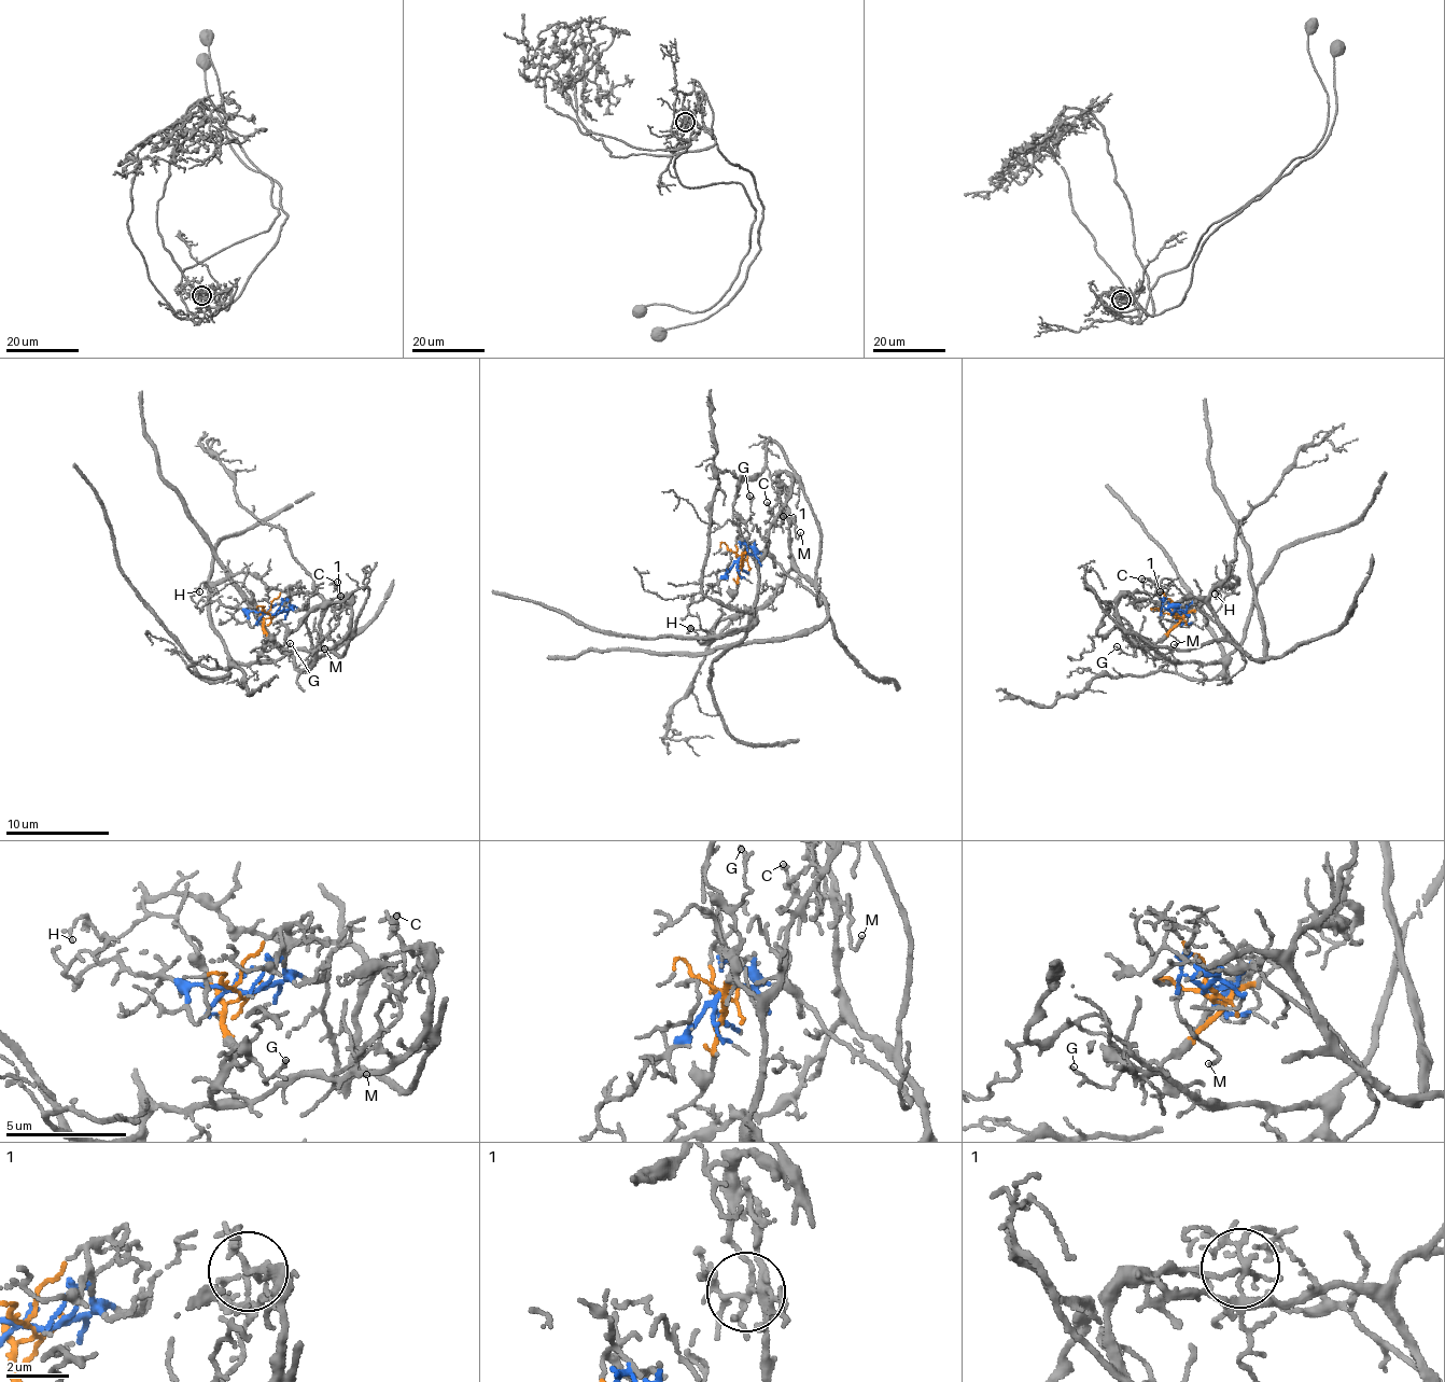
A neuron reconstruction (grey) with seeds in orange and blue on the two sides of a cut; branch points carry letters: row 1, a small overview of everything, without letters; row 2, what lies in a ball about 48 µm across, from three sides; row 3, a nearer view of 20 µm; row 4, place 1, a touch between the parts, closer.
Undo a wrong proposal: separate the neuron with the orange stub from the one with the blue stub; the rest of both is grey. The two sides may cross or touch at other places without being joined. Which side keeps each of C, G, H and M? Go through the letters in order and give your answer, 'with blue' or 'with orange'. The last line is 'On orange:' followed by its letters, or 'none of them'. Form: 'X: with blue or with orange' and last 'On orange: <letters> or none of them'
C: with blue
G: with orange
H: with orange
M: with blue
On orange: G, H

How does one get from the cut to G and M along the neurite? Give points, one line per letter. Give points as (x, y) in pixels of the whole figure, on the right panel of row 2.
G: (1173, 615), (1178, 623), (1149, 648), (1140, 645), (1126, 655), (1117, 646)
M: (1173, 615), (1183, 604), (1194, 604), (1219, 625), (1201, 600), (1182, 597), (1161, 617), (1178, 642), (1175, 644)

